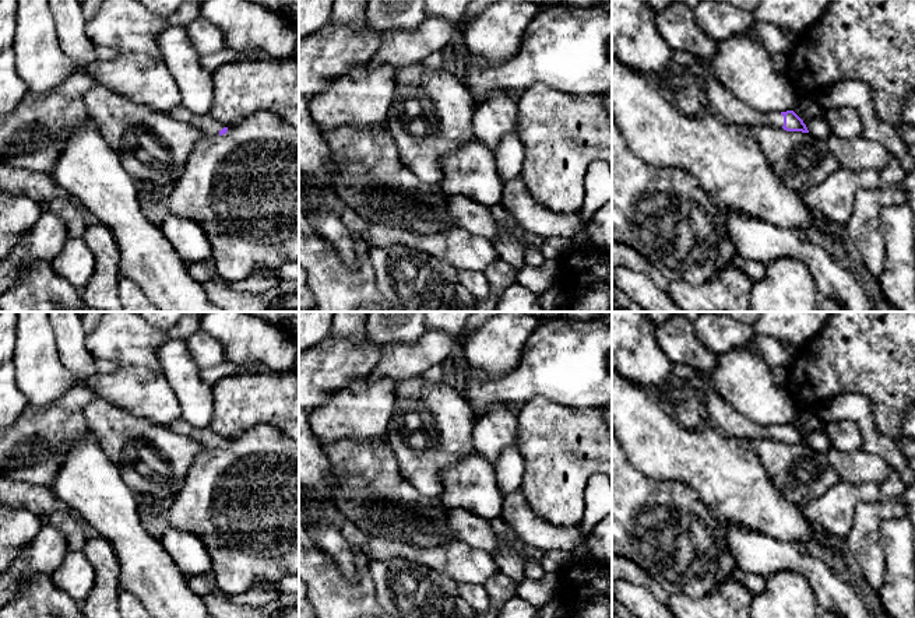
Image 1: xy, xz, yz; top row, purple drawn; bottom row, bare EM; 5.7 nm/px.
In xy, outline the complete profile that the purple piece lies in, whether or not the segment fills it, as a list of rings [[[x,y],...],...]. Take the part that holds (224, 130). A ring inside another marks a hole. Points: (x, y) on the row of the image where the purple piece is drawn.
[[[182,103],[176,105],[169,115],[179,122],[200,129],[205,136],[222,136],[228,131],[228,127],[215,120],[210,113],[194,113]]]

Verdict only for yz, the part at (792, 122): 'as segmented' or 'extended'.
extended

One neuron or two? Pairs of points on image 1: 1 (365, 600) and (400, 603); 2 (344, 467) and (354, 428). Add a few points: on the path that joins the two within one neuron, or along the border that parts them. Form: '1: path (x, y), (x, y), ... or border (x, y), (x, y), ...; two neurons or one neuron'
1: border (368, 571), (380, 603); two neurons
2: border (351, 441), (335, 441), (324, 445); two neurons

